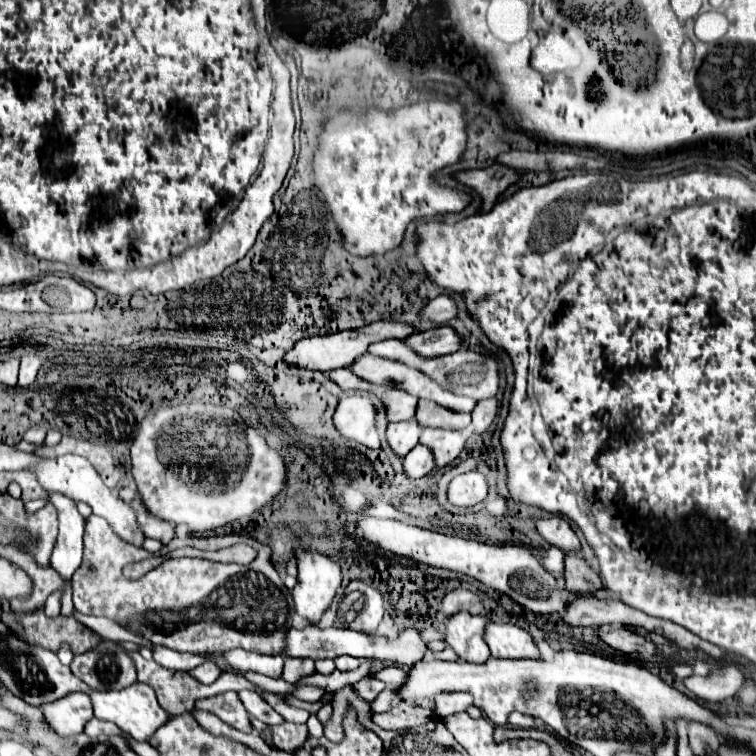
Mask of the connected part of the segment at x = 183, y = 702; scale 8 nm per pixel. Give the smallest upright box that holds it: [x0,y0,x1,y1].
[131,652,253,720]

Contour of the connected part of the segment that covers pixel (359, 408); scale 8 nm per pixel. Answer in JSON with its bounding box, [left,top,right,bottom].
[335,392,381,448]

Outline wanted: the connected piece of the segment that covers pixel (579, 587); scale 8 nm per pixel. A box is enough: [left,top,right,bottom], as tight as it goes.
[565,554,601,594]

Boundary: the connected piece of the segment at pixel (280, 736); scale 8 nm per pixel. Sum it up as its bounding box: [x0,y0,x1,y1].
[271,722,307,752]

